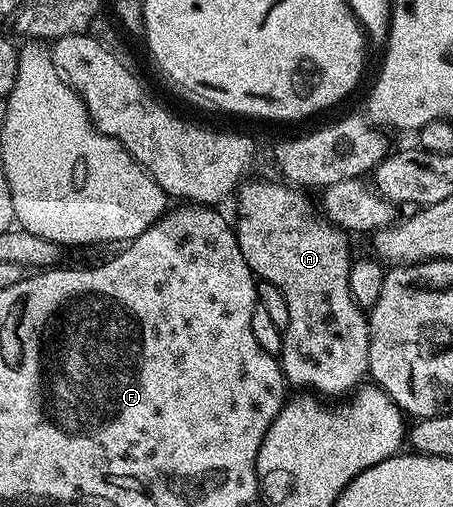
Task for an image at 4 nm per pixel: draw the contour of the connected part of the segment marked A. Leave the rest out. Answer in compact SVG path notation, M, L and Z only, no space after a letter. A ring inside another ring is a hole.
M282 180L250 181L243 181L236 194L238 206L242 209L242 215L236 221L236 233L240 252L244 252L244 260L250 271L261 281L276 284L276 288L284 292L284 300L288 300L290 322L282 331L280 355L283 375L291 387L298 386L294 388L301 388L327 399L334 398L337 394L349 395L363 385L370 372L370 324L367 315L356 304L352 288L348 288L352 255L350 242L346 239L349 238L347 231L339 230L319 213L315 203L314 206L310 203L310 198L306 195L309 193Z

